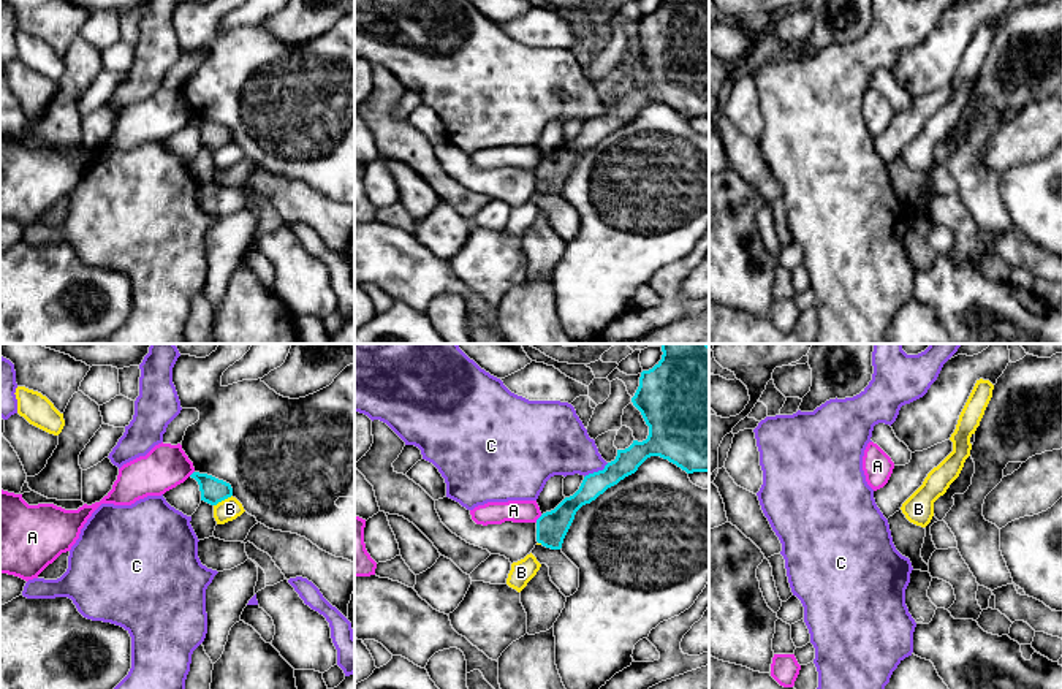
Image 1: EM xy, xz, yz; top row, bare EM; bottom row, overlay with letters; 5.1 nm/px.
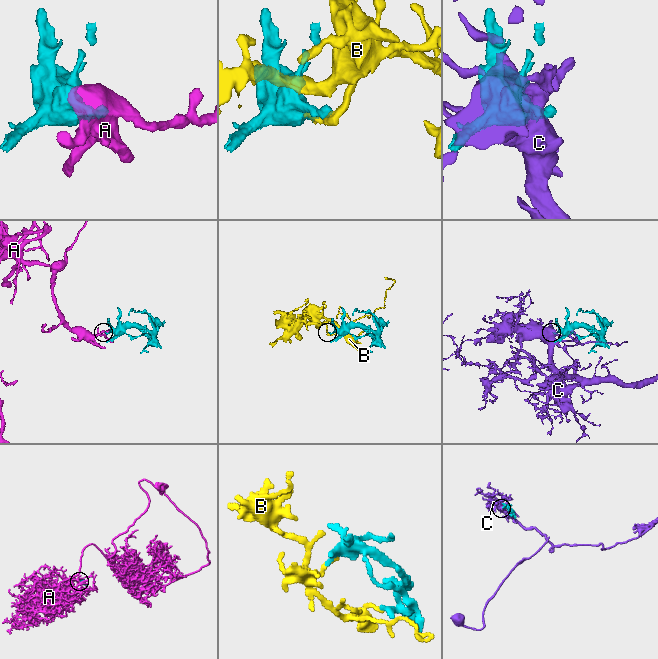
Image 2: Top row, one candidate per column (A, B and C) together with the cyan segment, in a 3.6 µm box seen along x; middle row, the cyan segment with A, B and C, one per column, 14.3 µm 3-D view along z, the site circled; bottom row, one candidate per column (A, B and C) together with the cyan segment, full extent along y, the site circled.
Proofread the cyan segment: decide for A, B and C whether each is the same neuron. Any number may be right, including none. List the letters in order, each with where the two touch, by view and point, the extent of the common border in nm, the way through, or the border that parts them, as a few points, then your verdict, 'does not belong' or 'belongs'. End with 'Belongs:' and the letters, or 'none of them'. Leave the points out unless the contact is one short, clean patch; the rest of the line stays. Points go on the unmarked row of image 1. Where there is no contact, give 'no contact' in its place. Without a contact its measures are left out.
A: xz (538, 163) | 50 nm | along xz (542, 160), (535, 167) | does not belong
B: xy (222, 144) | 110 nm | does not belong
C: xz (595, 118) | 150 nm | does not belong
Belongs: none of them

